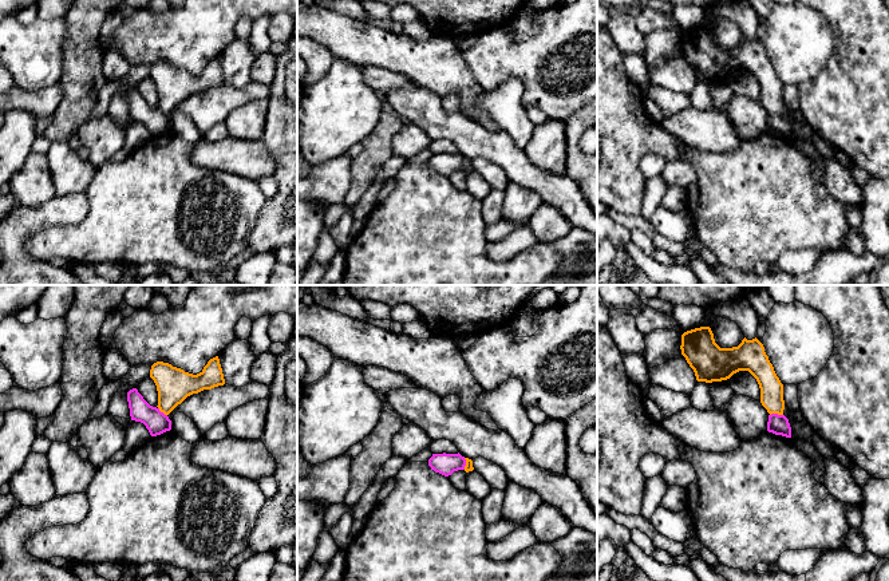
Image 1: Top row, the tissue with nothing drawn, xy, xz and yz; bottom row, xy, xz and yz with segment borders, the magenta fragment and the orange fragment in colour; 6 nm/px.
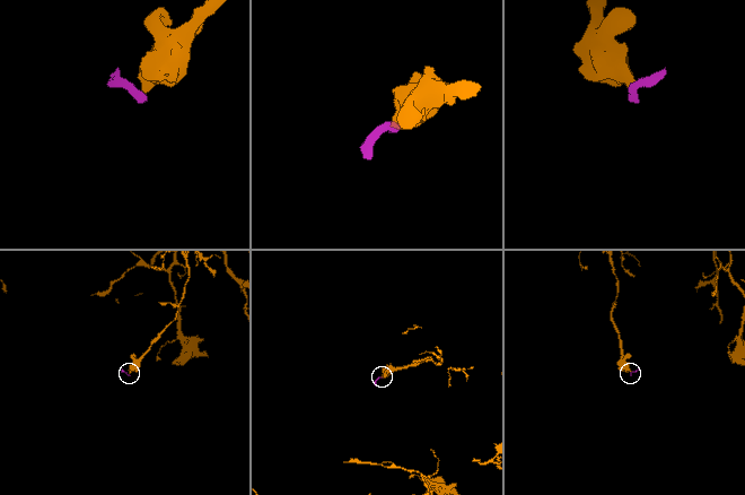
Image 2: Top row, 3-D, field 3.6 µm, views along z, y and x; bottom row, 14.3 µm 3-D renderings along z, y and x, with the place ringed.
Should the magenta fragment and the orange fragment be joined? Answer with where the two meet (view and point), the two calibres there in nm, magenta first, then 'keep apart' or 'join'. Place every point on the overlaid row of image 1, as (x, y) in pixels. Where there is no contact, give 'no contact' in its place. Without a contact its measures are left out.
contact yz (775, 414); calibres 120 and 140 nm; keep apart

